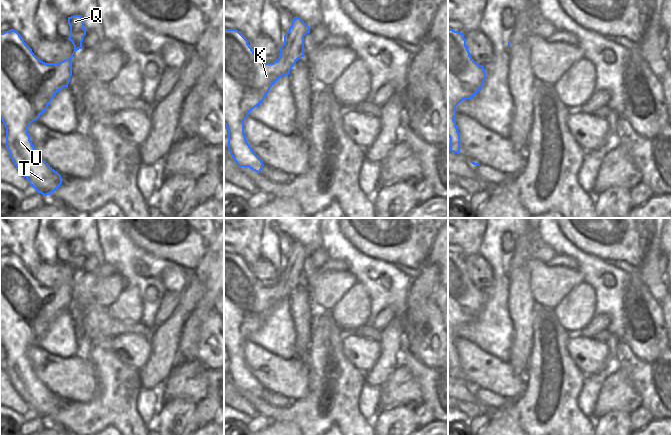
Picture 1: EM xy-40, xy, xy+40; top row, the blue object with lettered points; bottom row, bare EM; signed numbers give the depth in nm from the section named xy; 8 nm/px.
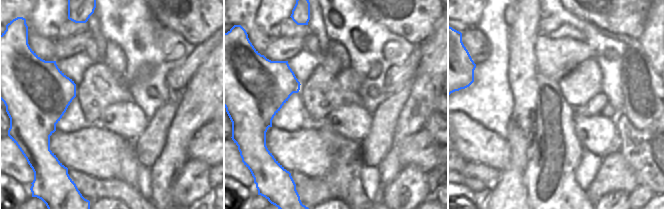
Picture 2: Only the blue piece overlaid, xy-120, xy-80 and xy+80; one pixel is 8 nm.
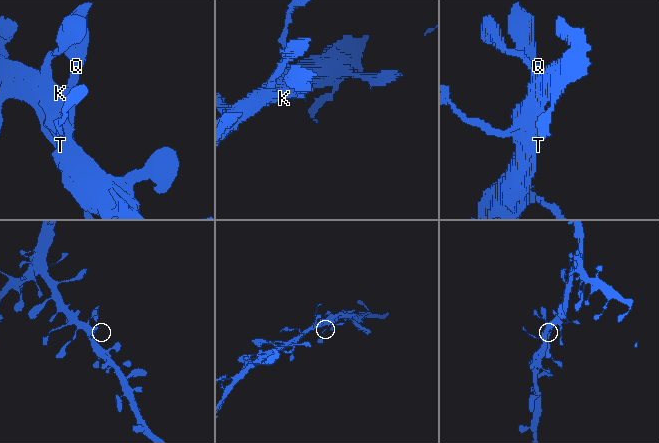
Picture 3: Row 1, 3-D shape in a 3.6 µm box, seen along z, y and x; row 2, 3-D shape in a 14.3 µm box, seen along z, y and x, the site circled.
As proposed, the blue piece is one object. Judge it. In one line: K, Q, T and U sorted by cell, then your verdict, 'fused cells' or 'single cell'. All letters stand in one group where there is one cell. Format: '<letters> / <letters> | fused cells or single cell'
K Q T U | single cell

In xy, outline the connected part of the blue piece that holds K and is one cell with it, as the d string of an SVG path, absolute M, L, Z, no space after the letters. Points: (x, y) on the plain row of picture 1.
M294 241L280 280L273 287L265 287L250 271L246 261L237 253L224 252L224 349L228 354L228 374L239 391L249 391L260 397L264 388L252 374L244 358L244 344L262 327L270 312L283 300L289 299L294 288L304 281L304 260L310 251L299 241Z

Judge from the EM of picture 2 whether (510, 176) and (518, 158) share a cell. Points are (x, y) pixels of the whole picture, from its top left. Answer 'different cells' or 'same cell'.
same cell

